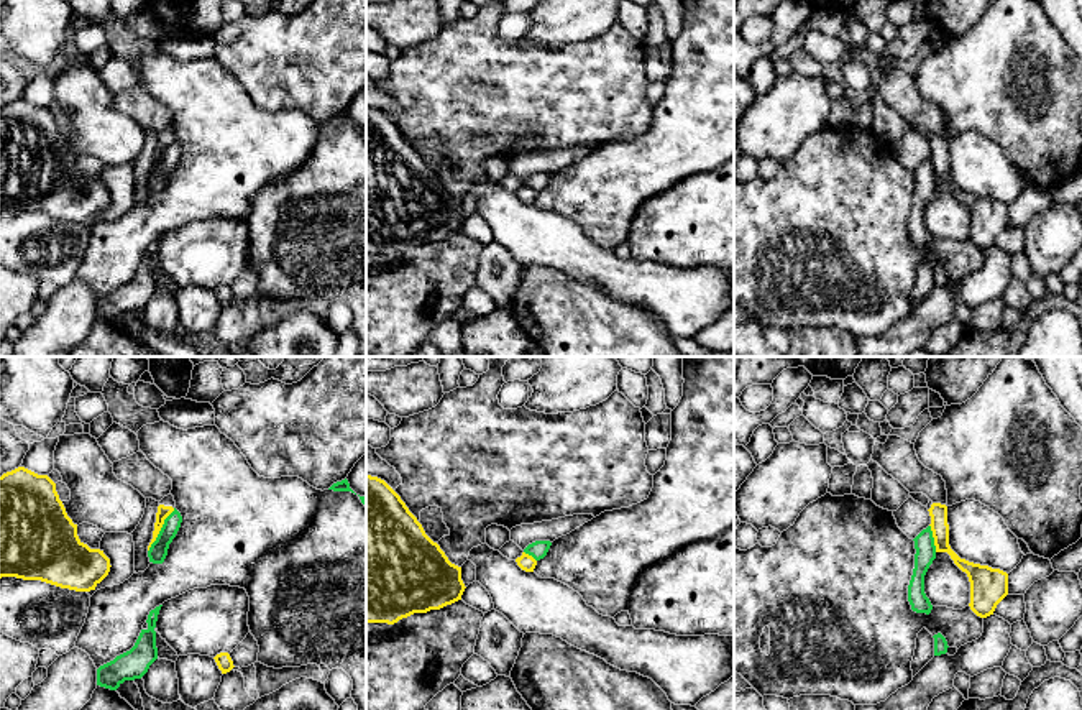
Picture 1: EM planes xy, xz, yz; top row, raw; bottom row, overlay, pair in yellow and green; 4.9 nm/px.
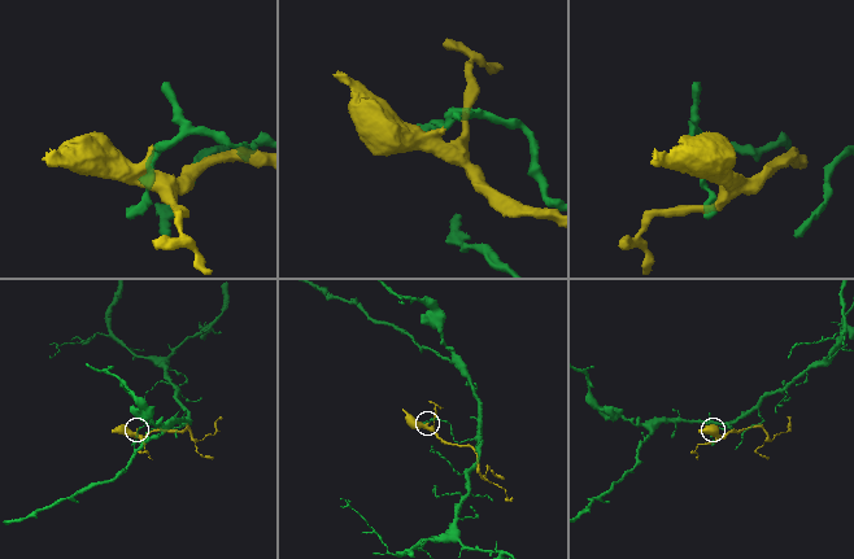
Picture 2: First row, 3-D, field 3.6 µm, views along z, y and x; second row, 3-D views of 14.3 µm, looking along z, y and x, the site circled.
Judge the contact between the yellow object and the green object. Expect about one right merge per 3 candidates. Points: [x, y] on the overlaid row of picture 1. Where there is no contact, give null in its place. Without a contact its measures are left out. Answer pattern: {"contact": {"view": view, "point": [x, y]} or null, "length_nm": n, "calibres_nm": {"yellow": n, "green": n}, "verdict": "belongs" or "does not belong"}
{"contact": {"view": "xy", "point": [160, 530]}, "length_nm": 260, "calibres_nm": {"yellow": 60, "green": 90}, "verdict": "does not belong"}

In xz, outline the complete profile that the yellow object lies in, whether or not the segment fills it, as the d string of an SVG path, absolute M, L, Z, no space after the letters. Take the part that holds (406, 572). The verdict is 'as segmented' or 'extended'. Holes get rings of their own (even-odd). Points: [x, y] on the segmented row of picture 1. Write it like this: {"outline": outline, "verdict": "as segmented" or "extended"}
{"outline": "M366 475L366 623L394 625L461 600L461 567L452 564L401 496Z", "verdict": "as segmented"}

